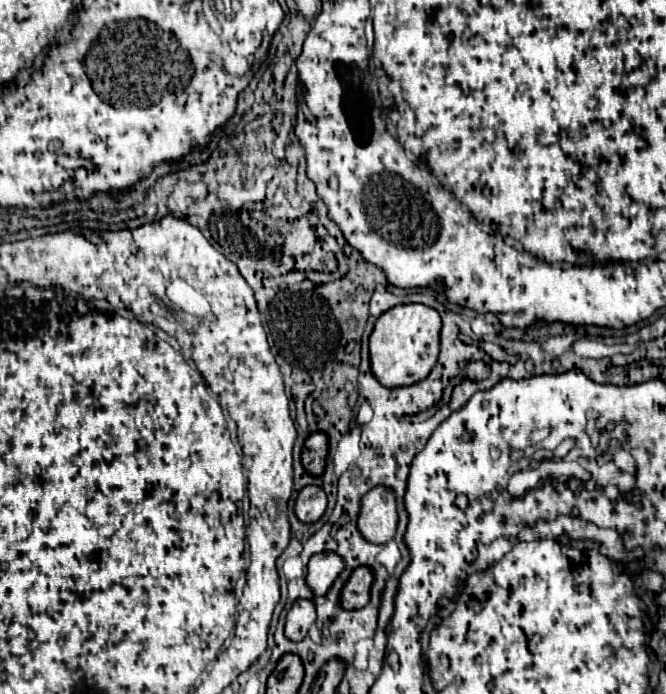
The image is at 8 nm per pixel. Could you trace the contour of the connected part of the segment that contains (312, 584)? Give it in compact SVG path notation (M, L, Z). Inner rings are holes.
M319 553L313 555L307 563L305 583L315 595L325 595L331 583L337 579L339 571L343 571L343 559L335 553Z

